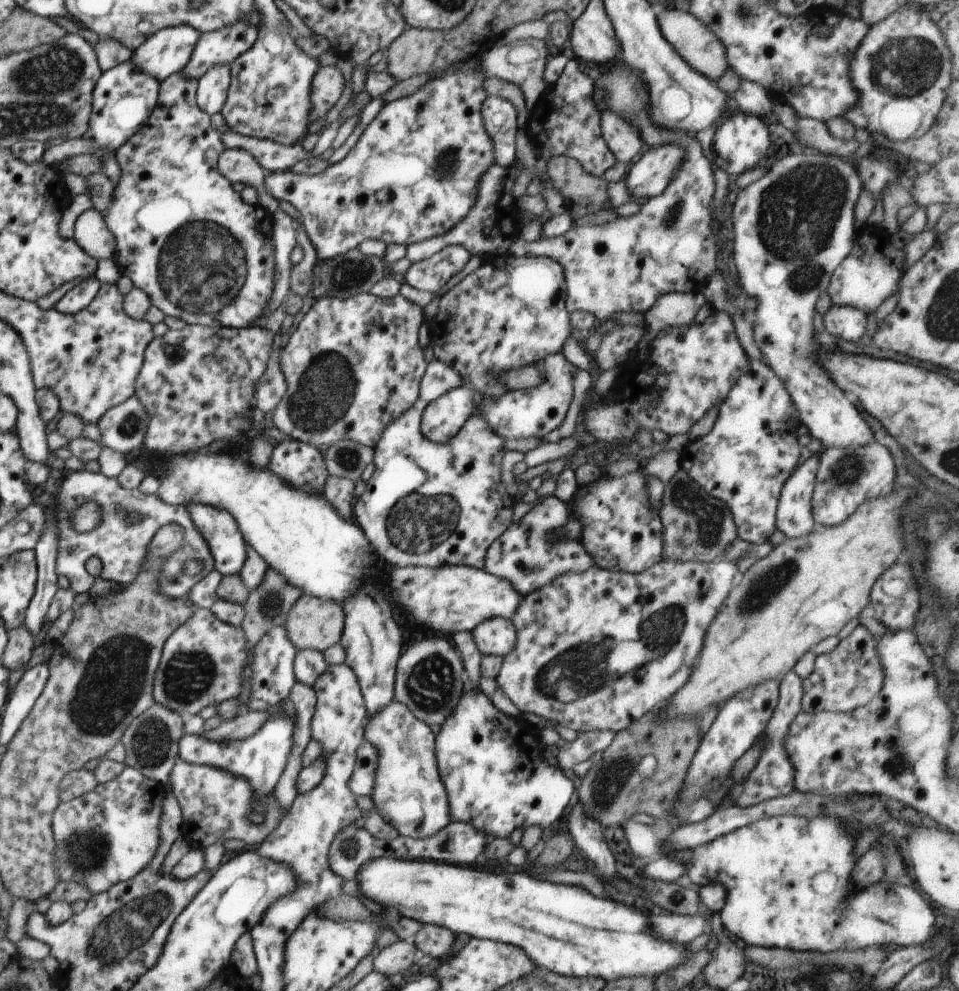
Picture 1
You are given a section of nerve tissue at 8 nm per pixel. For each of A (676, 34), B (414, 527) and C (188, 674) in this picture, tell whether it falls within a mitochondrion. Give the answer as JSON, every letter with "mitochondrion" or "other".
{"A":"other","B":"mitochondrion","C":"mitochondrion"}

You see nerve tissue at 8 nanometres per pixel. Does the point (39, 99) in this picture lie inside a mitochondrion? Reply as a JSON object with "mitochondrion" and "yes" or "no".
{"mitochondrion":"yes"}

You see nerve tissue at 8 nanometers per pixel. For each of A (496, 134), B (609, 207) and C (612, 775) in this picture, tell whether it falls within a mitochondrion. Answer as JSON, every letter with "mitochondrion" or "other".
{"A":"other","B":"other","C":"mitochondrion"}

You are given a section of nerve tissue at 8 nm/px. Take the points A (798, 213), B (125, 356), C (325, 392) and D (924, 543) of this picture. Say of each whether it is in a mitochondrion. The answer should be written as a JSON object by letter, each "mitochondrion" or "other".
{"A":"mitochondrion","B":"other","C":"mitochondrion","D":"other"}

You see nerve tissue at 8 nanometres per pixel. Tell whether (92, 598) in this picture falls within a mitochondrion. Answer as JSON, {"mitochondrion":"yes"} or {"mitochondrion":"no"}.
{"mitochondrion":"no"}

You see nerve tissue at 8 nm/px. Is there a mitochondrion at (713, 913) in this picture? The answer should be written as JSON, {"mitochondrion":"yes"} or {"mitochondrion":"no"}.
{"mitochondrion":"no"}

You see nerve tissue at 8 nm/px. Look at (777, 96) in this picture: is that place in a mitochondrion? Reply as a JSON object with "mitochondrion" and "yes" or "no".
{"mitochondrion":"no"}

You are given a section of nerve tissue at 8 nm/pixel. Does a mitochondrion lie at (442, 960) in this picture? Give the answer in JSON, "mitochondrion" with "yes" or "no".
{"mitochondrion":"no"}

